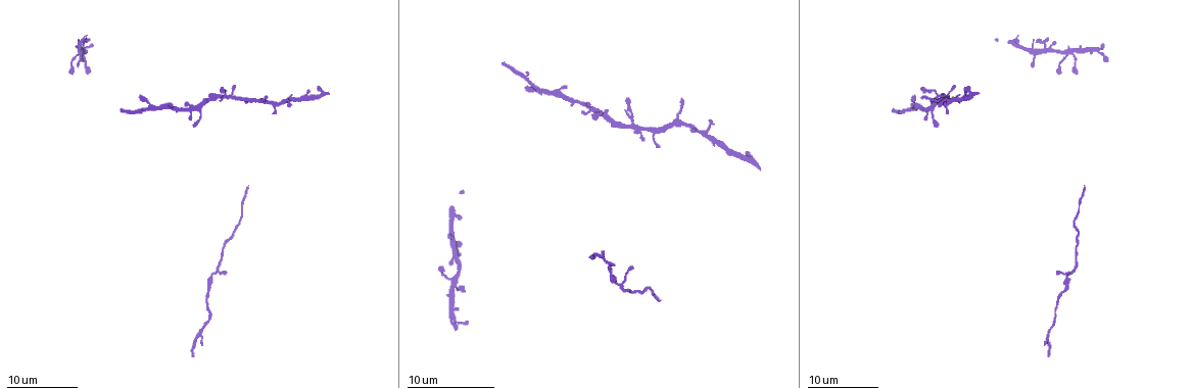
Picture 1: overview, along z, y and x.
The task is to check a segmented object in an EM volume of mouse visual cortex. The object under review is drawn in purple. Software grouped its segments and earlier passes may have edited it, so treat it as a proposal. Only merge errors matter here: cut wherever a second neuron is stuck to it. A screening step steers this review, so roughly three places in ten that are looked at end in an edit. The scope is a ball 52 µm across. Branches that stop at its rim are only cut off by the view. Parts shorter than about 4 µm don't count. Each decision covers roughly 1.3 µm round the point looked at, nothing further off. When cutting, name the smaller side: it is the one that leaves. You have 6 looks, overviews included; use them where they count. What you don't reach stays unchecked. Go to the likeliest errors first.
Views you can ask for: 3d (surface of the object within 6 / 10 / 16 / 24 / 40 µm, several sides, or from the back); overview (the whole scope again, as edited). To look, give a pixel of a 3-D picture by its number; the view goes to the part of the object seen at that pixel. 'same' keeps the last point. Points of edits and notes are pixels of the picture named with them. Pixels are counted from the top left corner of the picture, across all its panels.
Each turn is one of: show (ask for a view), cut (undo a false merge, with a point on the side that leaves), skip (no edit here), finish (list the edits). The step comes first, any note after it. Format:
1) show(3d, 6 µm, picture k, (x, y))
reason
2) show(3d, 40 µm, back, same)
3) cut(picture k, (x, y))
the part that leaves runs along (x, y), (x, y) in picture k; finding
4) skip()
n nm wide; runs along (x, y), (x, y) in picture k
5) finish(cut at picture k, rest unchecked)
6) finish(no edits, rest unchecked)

show(3d, 16 µm, picture 1, (151, 106))
a fork

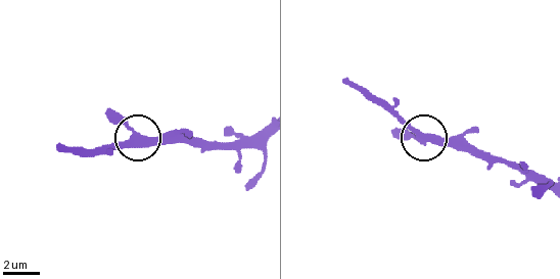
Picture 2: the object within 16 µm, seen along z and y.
skip()
runs along (262, 134), (230, 141), (151, 141), (134, 137), (98, 153) in picture 2; one neuron here

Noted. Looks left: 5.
show(3d, 10 µm, picture 1, (212, 273))
thick turns thin

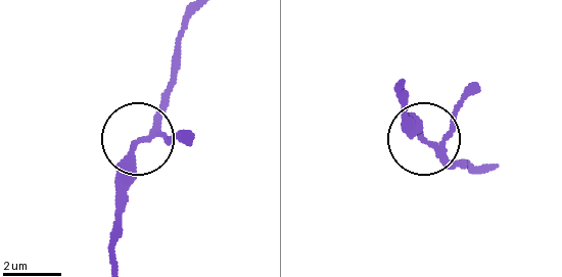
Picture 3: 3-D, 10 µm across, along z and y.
skip()
all the same neuron

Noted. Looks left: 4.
show(3d, 16 µm, picture 1, (940, 96))
four-way junction

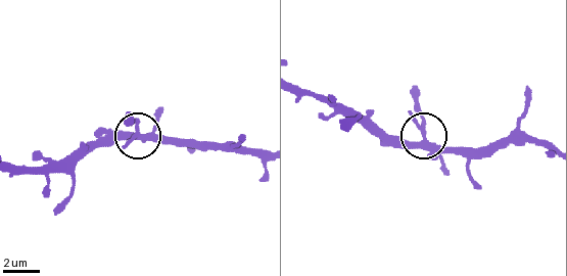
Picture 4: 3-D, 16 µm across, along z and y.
show(3d, 16 µm, back, picture 4, (138, 136))

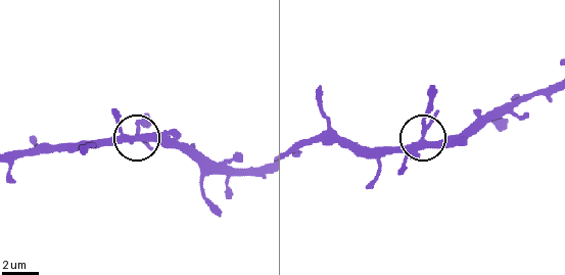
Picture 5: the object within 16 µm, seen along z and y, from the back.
skip()
310 nm wide; all the same neuron

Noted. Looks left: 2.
finish(no edits, rest unchecked)

